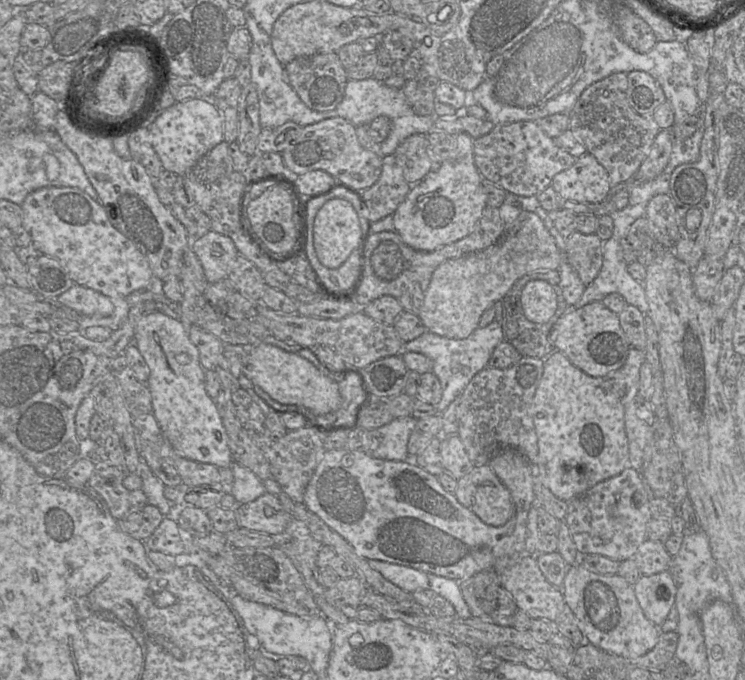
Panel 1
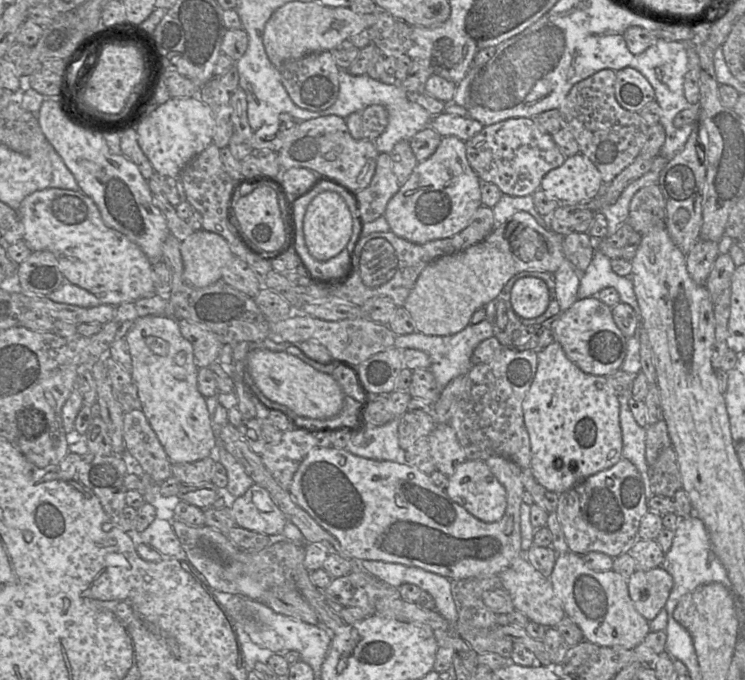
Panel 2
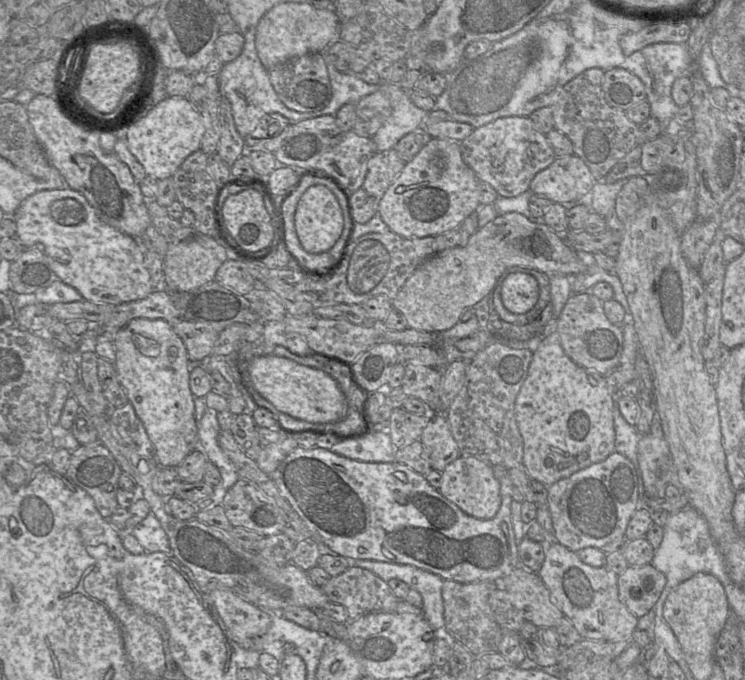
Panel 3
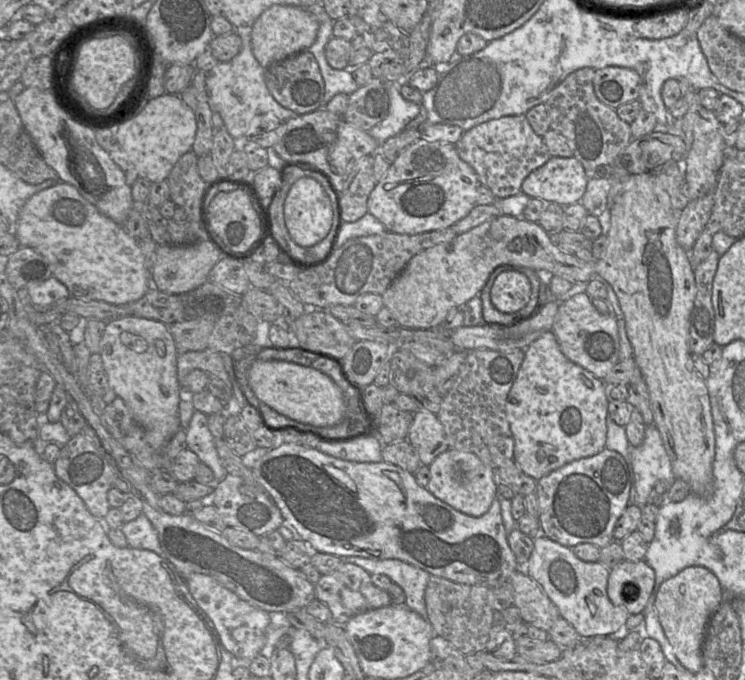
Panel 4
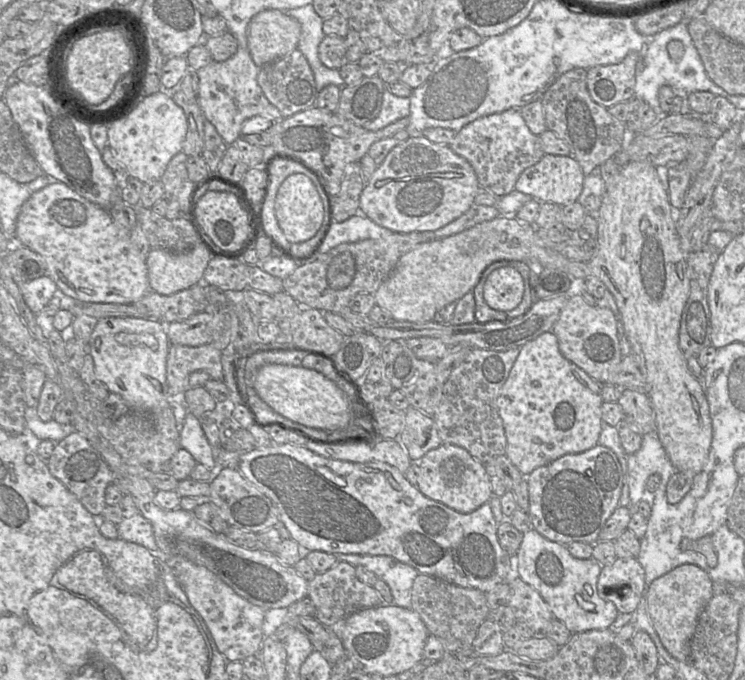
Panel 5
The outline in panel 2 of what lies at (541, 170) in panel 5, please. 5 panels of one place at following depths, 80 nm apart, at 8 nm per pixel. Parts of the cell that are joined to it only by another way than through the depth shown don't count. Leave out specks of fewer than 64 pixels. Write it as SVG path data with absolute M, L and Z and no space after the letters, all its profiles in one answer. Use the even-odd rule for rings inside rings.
M579 153L550 170L543 177L540 189L559 203L587 203L598 195L602 183L596 166Z

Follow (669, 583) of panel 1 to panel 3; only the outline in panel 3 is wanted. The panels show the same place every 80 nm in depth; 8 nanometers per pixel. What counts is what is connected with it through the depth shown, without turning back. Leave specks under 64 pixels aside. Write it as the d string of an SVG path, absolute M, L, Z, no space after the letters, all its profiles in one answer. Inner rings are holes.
M651 564L628 566L617 578L619 599L640 618L653 610L666 582L666 576Z

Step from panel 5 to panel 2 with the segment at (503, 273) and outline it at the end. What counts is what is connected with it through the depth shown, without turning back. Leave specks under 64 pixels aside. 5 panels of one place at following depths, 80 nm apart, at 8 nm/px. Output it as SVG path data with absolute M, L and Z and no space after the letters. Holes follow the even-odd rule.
M525 276L514 283L511 290L511 305L519 317L539 317L545 313L549 303L549 289L542 279Z

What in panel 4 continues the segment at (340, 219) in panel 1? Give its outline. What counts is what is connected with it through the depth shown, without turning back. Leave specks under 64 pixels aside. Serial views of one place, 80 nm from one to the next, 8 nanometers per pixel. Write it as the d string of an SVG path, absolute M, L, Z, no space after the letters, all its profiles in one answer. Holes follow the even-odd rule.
M302 177L291 186L284 203L284 219L294 242L302 247L318 244L328 235L332 218L332 204L320 182L310 177Z

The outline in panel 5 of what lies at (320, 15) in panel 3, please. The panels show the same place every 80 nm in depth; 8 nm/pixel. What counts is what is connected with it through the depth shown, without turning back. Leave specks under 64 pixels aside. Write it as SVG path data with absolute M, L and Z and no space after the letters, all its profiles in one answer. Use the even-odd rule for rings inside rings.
M278 9L264 10L250 22L248 48L258 67L282 58L298 47L301 25Z

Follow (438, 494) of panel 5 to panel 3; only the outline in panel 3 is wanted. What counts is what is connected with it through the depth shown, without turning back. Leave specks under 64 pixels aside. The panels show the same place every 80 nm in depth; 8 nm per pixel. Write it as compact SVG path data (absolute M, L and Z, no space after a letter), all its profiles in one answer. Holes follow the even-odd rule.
M459 456L441 472L441 483L438 490L464 513L477 519L493 518L501 506L500 483L494 476L493 467L471 456Z

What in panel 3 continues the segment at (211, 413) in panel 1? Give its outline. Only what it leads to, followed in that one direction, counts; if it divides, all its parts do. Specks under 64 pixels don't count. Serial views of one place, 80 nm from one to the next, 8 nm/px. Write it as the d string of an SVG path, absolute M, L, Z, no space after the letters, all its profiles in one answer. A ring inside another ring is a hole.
M136 318L116 332L114 345L119 382L153 444L155 462L158 467L176 468L198 443L195 396L189 385L191 362L185 344L169 322Z

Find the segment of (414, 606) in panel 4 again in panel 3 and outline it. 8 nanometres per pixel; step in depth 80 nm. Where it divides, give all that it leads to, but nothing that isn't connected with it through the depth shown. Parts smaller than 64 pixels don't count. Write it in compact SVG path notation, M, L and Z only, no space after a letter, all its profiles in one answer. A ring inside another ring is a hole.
M347 558L349 567L367 569L383 579L399 579L419 592L423 599L422 612L437 638L452 639L444 629L444 606L442 599L443 579L438 575L408 564L397 564L367 559Z

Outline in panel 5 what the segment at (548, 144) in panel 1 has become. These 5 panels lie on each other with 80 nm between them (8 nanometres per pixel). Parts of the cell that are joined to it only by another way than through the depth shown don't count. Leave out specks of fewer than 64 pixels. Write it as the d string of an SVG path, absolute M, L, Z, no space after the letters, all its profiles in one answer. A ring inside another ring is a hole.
M509 109L472 121L456 132L449 146L472 165L479 185L497 197L515 190L521 173L536 164L545 154L539 136L530 131L519 109Z

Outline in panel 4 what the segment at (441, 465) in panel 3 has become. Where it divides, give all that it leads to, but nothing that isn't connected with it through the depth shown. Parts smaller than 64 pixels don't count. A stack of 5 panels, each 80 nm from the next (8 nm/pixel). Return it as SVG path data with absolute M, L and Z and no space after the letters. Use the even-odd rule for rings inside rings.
M419 409L413 414L407 441L417 451L421 464L426 466L439 454L450 449L437 416L424 409Z

